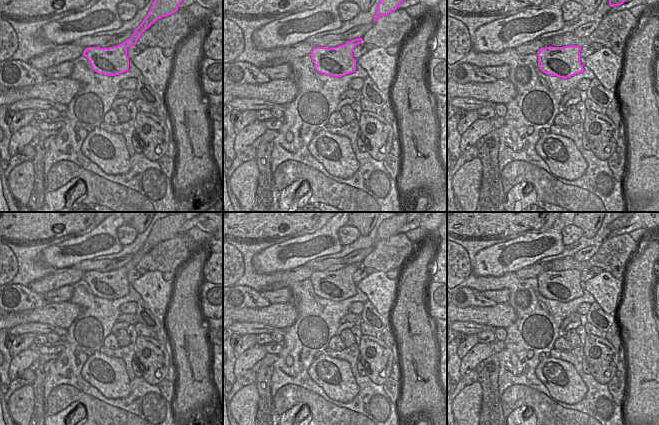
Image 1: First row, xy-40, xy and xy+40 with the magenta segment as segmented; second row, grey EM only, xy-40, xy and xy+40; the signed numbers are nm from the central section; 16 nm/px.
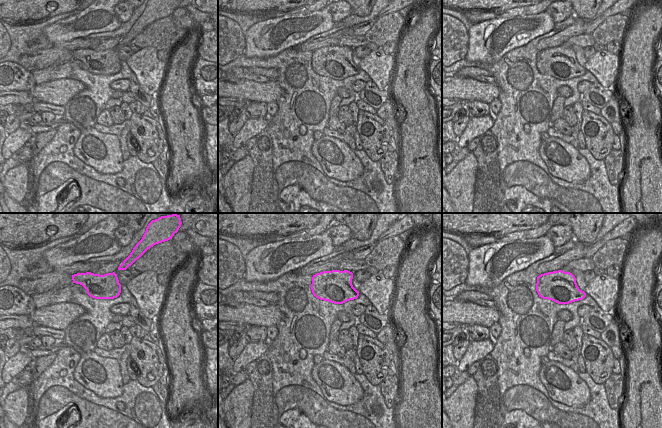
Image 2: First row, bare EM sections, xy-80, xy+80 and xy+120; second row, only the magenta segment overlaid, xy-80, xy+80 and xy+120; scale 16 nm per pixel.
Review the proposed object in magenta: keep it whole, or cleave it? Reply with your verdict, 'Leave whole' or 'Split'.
Leave whole.

